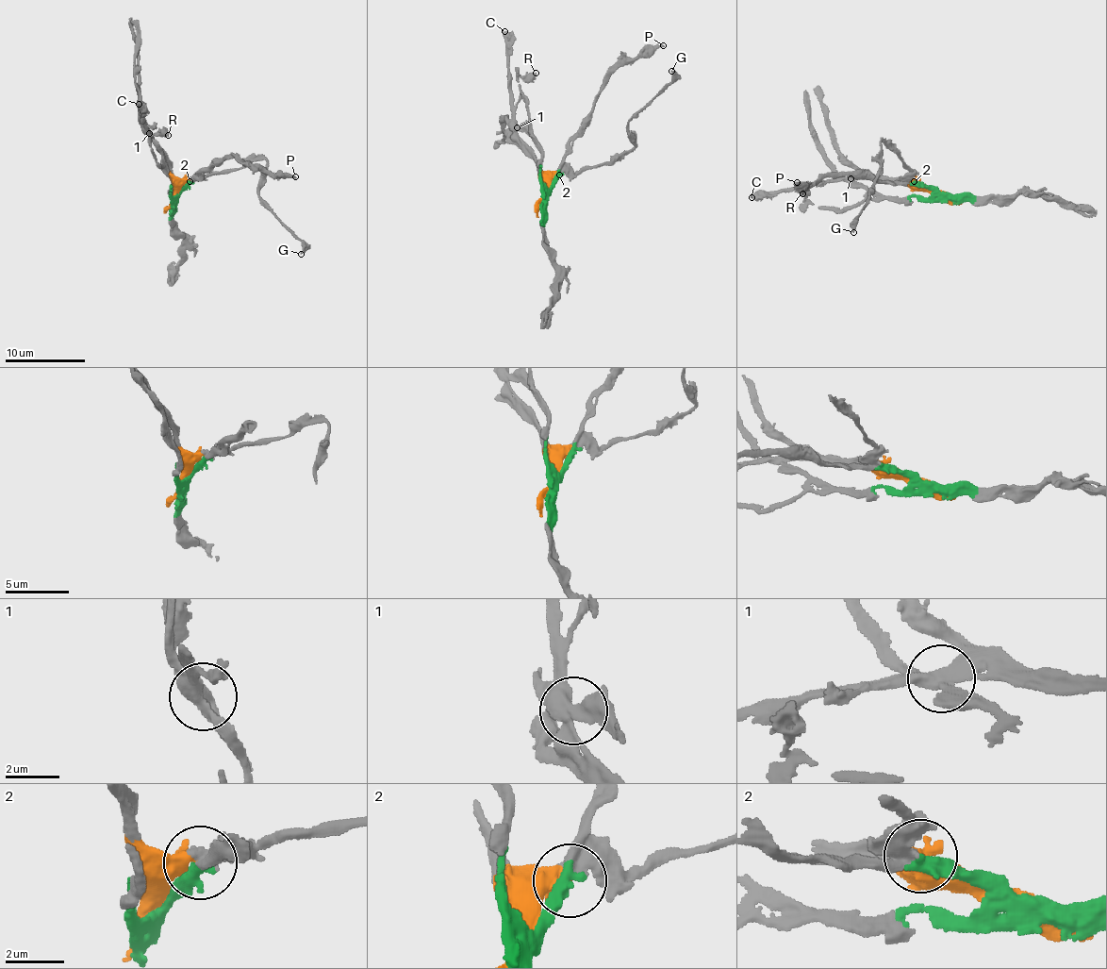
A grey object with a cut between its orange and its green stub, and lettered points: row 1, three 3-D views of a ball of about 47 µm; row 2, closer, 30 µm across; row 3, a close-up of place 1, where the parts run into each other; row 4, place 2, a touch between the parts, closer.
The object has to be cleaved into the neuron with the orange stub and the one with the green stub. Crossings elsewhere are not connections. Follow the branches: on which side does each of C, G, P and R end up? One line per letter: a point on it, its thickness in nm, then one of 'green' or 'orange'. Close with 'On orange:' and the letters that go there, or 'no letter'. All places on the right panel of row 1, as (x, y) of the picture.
C: at (751, 197); 550 nm thick; orange
G: at (853, 232); 280 nm thick; orange
P: at (797, 182); 320 nm thick; green
R: at (802, 193); 480 nm thick; green
On orange: C, G

